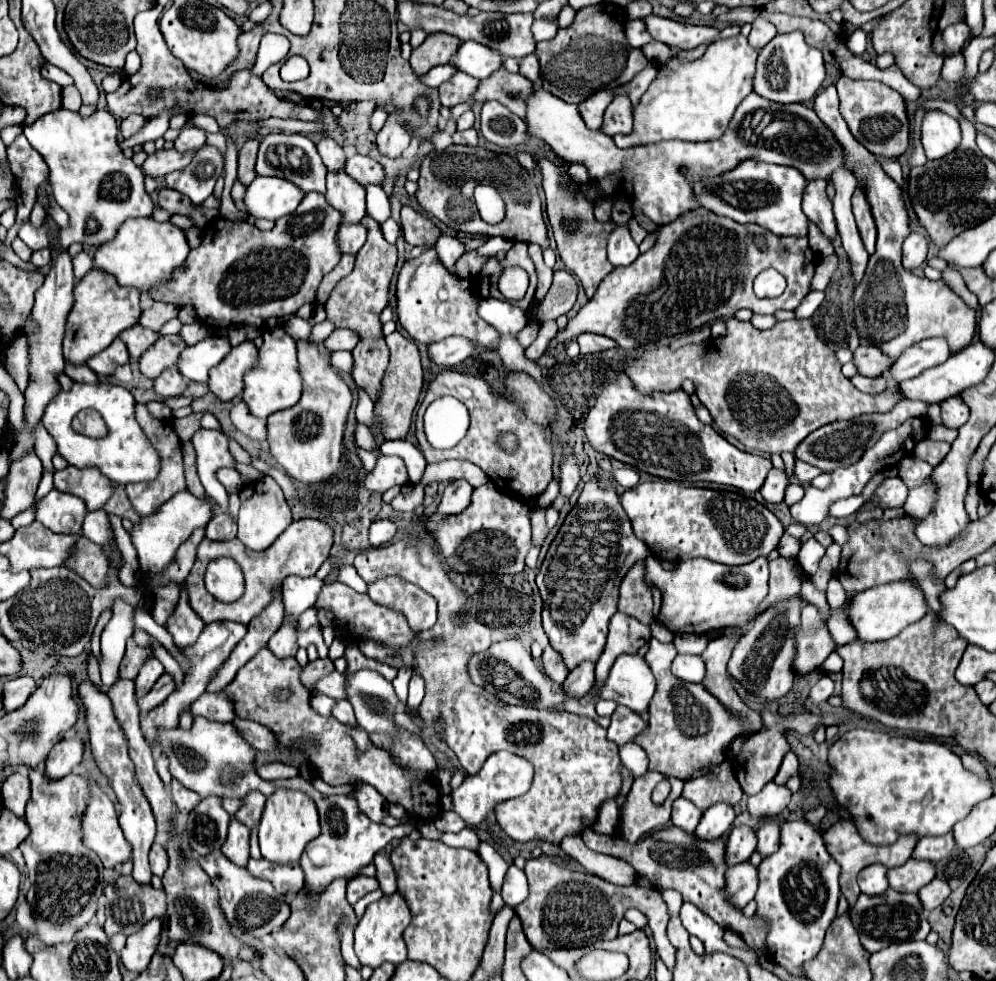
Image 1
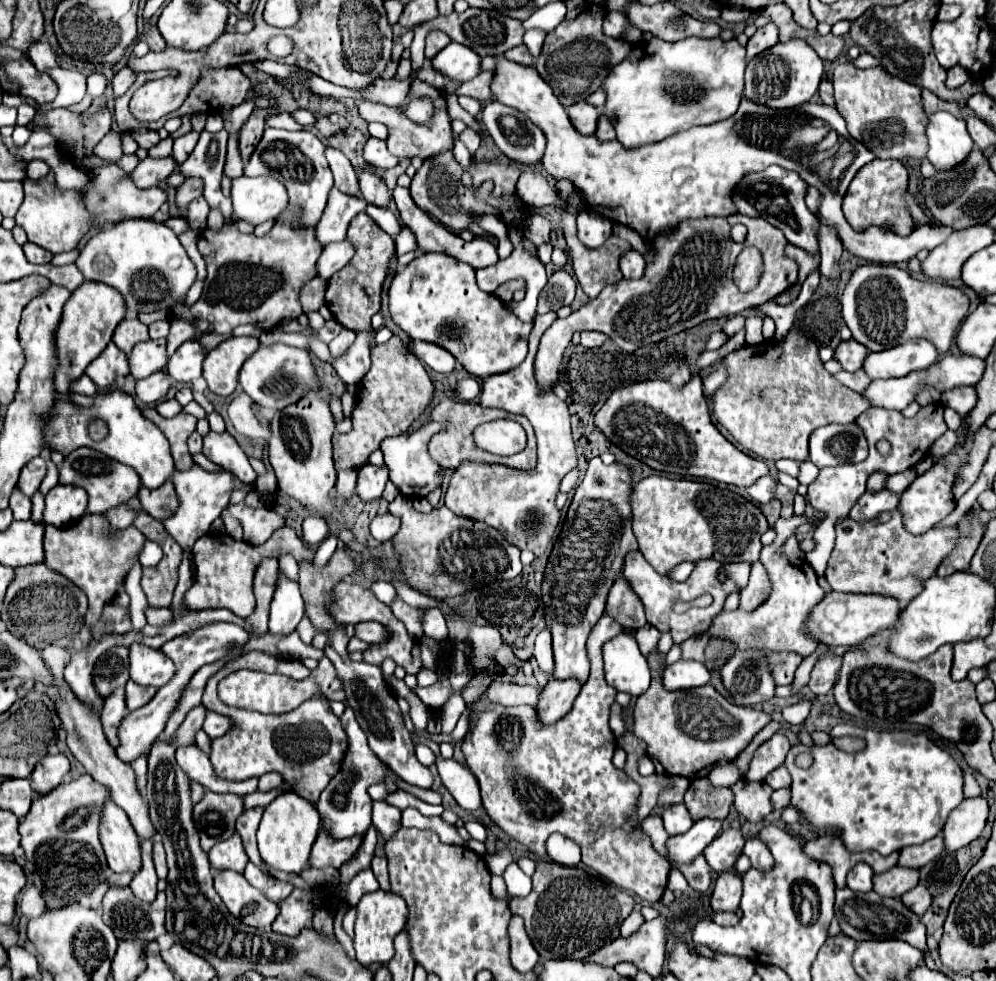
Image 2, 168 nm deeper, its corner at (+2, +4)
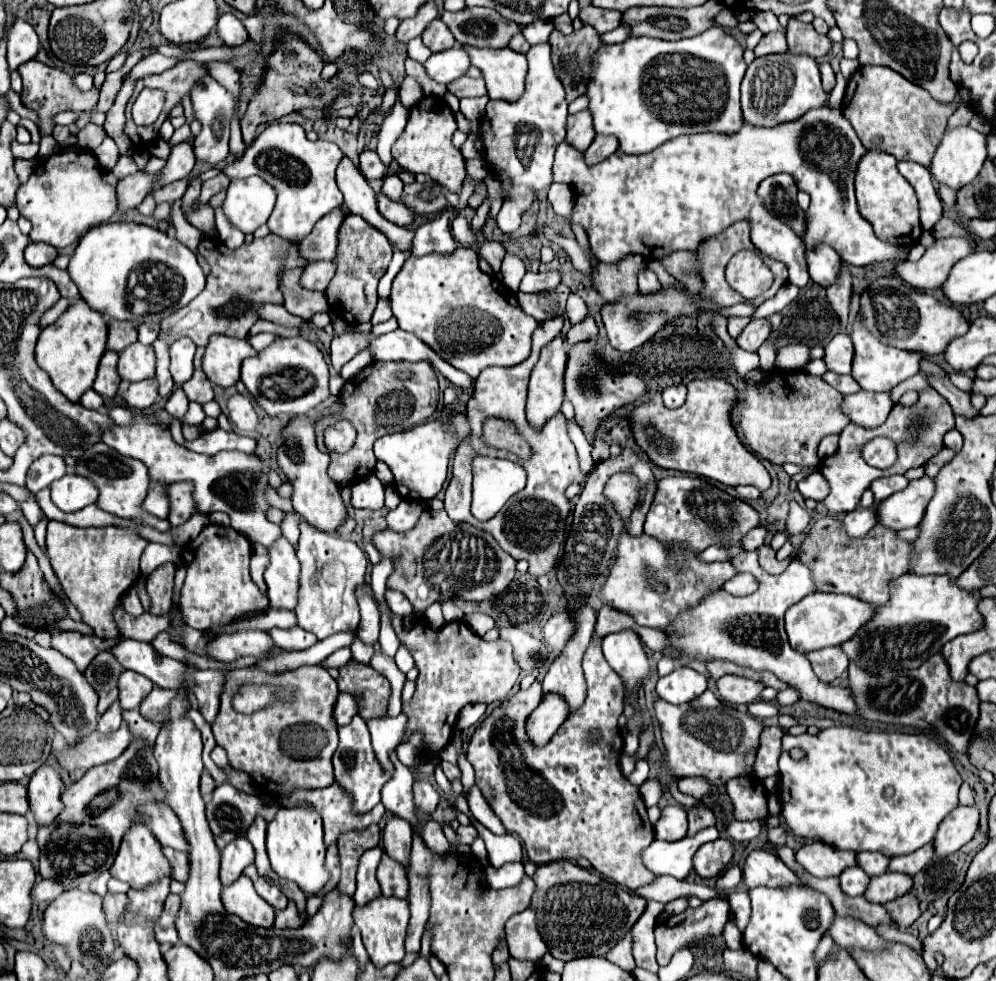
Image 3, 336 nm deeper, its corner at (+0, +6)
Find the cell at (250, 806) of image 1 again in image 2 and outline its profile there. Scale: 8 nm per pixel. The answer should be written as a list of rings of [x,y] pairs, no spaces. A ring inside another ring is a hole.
[[[260,806],[252,808],[252,810],[244,810],[242,816],[236,820],[236,832],[240,834],[240,838],[244,842],[244,850],[250,858],[250,862],[254,862],[260,868],[262,868],[262,858],[256,848],[256,830],[258,830],[262,812],[264,812],[264,808],[260,808]]]

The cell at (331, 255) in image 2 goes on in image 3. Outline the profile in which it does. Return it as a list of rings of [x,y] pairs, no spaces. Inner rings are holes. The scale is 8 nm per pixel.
[[[328,260],[328,262],[314,262],[310,266],[306,266],[302,270],[302,276],[300,276],[300,284],[308,290],[320,290],[324,292],[328,282],[332,280],[334,276],[334,262]]]

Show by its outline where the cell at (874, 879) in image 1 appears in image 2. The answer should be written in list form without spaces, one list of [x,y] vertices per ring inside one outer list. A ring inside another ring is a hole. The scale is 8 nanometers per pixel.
[[[860,862],[848,872],[848,888],[854,888],[856,892],[870,892],[872,876],[874,876],[874,870],[868,864]]]

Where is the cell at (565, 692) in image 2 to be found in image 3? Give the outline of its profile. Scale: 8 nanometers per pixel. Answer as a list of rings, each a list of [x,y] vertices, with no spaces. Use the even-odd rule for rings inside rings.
[[[546,694],[546,700],[528,716],[526,734],[534,746],[544,746],[568,718],[568,706],[558,694]]]

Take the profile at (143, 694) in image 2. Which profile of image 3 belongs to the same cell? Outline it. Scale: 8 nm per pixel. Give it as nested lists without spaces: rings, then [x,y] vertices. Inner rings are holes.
[[[124,670],[124,674],[120,674],[120,682],[118,682],[122,710],[138,708],[140,702],[150,694],[152,688],[154,688],[154,684],[146,676],[140,676],[132,670]]]

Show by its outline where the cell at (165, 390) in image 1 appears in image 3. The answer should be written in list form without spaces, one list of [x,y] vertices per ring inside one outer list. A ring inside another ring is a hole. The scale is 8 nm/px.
[[[154,378],[132,382],[128,390],[122,392],[122,400],[126,402],[126,406],[138,408],[138,410],[150,408],[156,402],[156,398],[158,398],[158,384]]]

